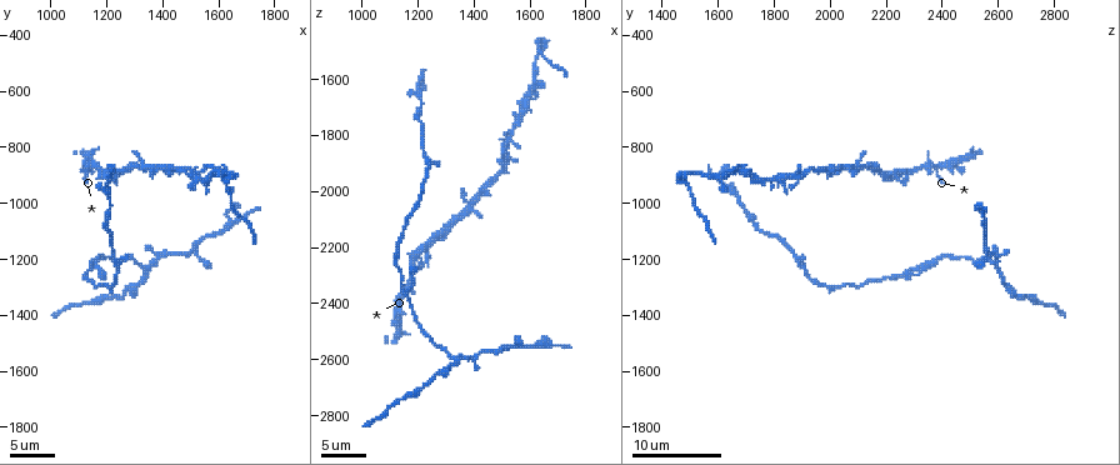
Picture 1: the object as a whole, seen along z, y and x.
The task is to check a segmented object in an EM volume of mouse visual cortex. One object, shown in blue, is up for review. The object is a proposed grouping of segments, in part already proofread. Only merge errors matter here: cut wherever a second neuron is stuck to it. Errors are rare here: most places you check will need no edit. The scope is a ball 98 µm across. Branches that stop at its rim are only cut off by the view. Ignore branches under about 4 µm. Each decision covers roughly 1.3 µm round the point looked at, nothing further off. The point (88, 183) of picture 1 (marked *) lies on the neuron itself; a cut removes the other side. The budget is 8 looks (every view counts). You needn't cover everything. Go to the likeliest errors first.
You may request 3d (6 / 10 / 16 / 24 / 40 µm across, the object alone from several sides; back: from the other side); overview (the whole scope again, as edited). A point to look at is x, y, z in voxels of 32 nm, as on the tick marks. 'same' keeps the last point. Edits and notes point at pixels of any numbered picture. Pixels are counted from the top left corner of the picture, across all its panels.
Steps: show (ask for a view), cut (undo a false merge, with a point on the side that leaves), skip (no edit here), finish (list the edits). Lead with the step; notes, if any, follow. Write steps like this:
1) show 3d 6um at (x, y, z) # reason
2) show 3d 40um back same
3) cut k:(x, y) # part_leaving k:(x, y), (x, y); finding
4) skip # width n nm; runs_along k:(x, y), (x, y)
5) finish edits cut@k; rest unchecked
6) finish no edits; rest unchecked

show 3d 6um at (1350, 1240, 2600) # side arm on a straight run

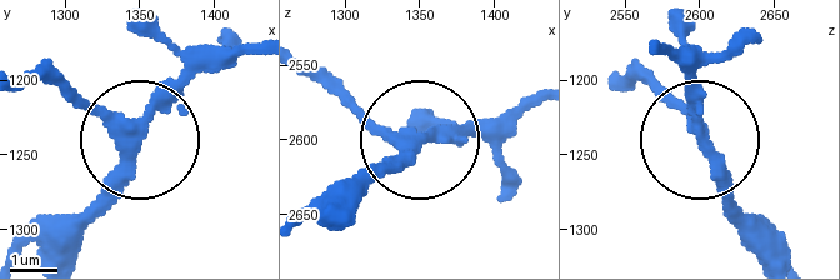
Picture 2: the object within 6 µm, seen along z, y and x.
skip # one neuron here

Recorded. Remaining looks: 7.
show 3d 10um at (1620, 930, 1470) # thick turns thin

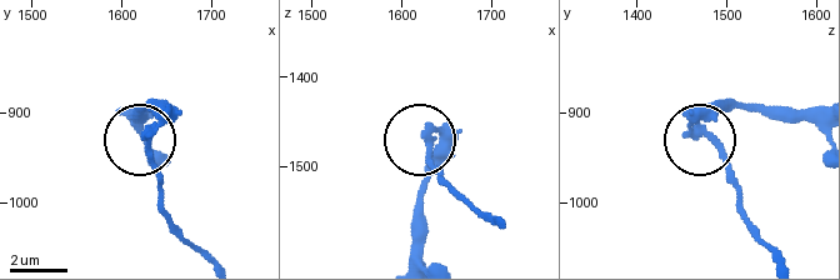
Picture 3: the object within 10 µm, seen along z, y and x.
cut 3:(726, 158) # width 290 nm; part_leaving 3:(695, 130), (724, 159), (740, 216), (769, 253); a second neuron is stuck on

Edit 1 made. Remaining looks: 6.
show overview

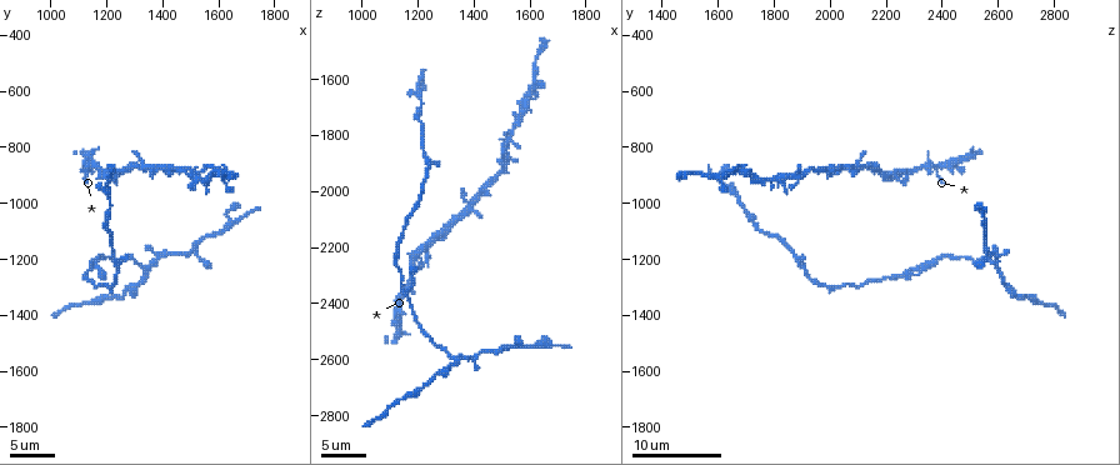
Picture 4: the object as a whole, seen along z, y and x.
show 3d 6um at (1210, 920, 1610) # sudden change in width

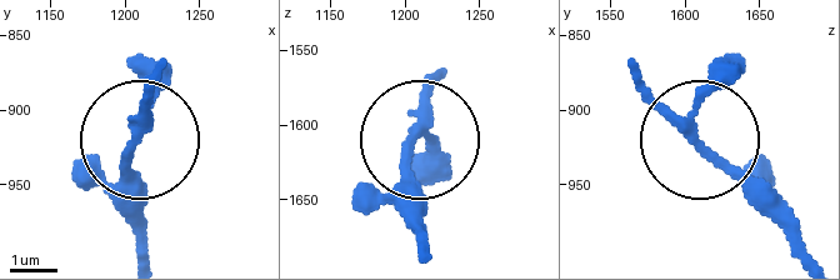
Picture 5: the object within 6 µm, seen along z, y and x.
show 3d 6um back at (1208, 916, 1604)

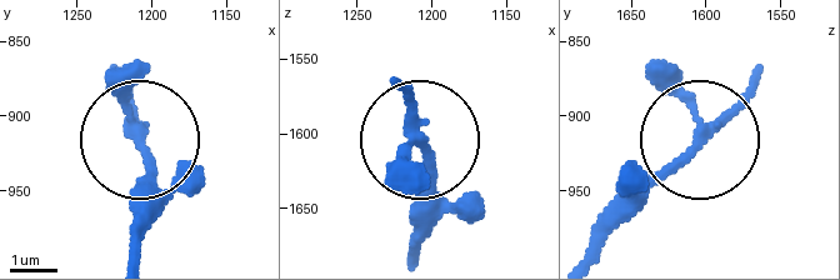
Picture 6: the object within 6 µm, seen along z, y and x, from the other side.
skip # arms 3; runs_along 6:(585, 253), (693, 138); one neuron here

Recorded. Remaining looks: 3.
show 3d 10um at (1510, 880, 1910) # thick turns thin

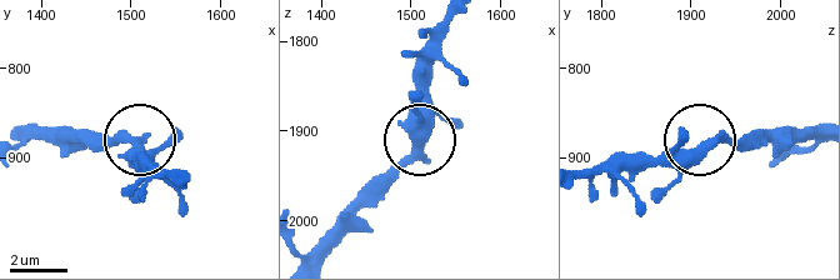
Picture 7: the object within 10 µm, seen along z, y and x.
skip # runs_along 7:(20, 133), (130, 140), (138, 161); continuous, no second neuron

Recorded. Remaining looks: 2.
finish edits cut@3; rest unchecked

